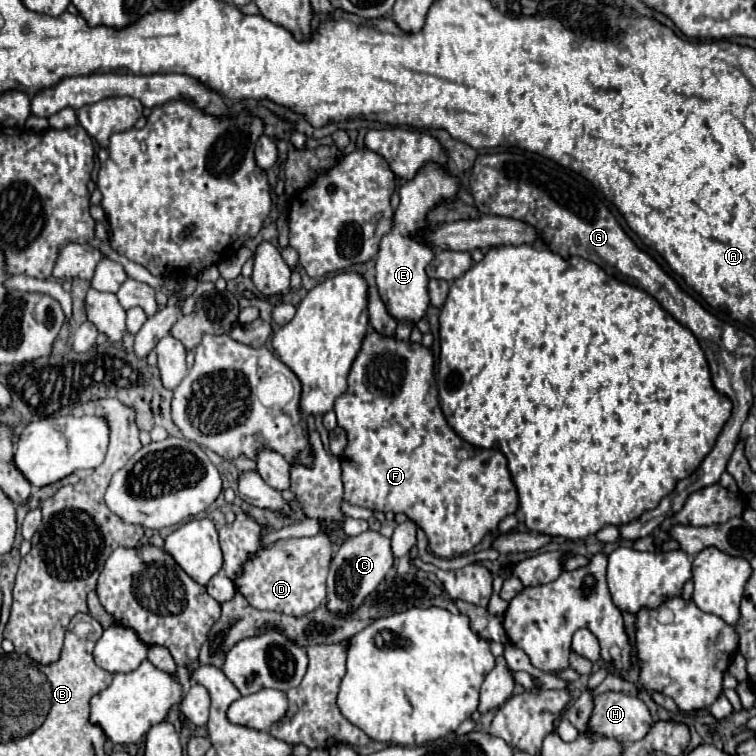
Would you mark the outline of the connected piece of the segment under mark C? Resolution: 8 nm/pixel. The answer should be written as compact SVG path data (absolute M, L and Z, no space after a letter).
M366 530L360 536L346 538L344 544L334 552L328 580L326 580L326 608L330 614L352 614L352 610L358 610L360 604L376 586L384 580L386 572L392 568L394 556L390 550L390 540L384 538L380 532Z

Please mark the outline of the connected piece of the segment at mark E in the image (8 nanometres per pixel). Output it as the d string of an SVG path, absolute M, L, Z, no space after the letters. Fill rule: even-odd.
M428 164L426 168L422 168L416 174L414 180L406 182L400 188L400 206L398 206L398 210L394 214L394 228L392 228L390 234L386 234L382 238L378 260L376 260L376 288L380 290L380 298L384 298L384 304L388 306L388 314L392 314L392 318L396 318L398 322L418 324L426 316L426 310L430 306L426 266L434 258L434 248L424 244L418 234L422 232L422 228L426 228L426 212L436 204L436 200L438 198L454 198L456 190L458 190L458 180L454 176L450 176L450 172L440 168L438 164Z

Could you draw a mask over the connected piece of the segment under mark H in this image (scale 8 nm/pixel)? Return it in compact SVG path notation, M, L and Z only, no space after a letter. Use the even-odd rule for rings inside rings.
M604 692L594 696L588 732L604 734L622 744L632 744L642 740L652 724L650 710L642 700L624 692Z

